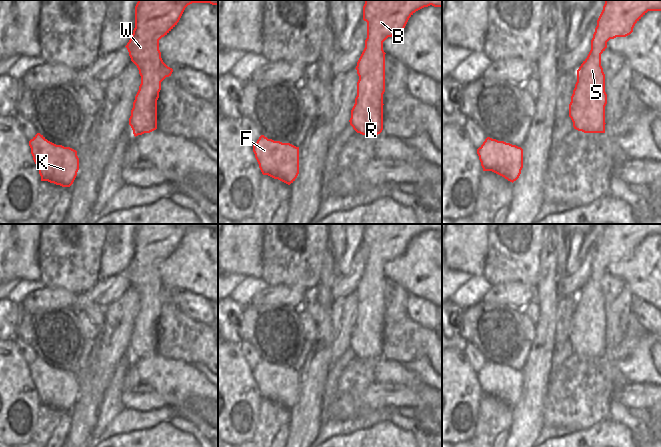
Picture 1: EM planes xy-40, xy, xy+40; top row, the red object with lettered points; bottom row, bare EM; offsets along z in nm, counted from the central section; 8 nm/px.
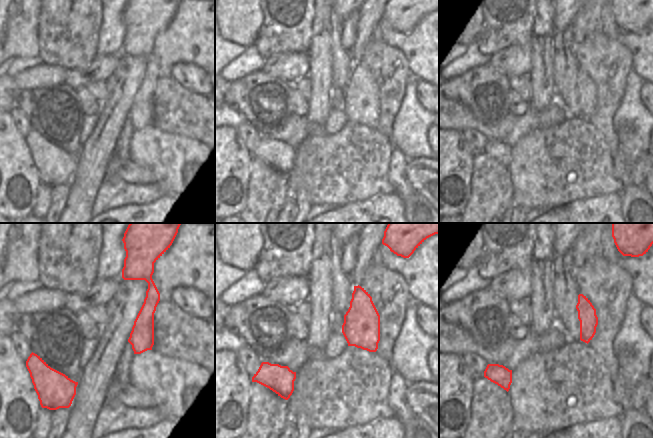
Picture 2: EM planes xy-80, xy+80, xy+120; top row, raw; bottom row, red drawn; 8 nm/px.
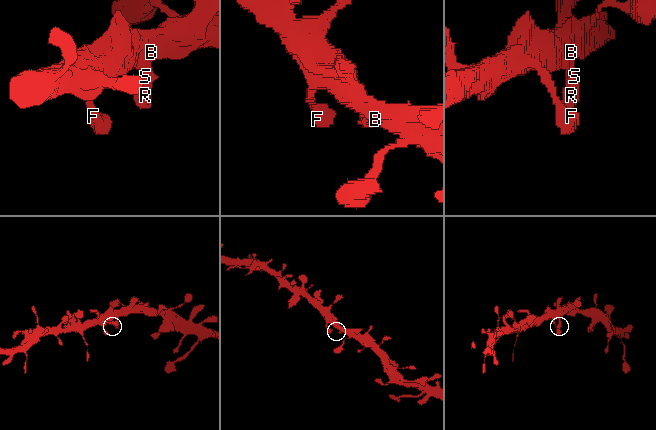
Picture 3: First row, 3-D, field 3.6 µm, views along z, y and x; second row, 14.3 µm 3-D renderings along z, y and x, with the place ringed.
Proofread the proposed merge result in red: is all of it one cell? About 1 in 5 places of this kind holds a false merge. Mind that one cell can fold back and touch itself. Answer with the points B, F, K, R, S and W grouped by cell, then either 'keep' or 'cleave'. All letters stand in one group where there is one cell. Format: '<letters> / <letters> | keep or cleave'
B F K R S W | keep

